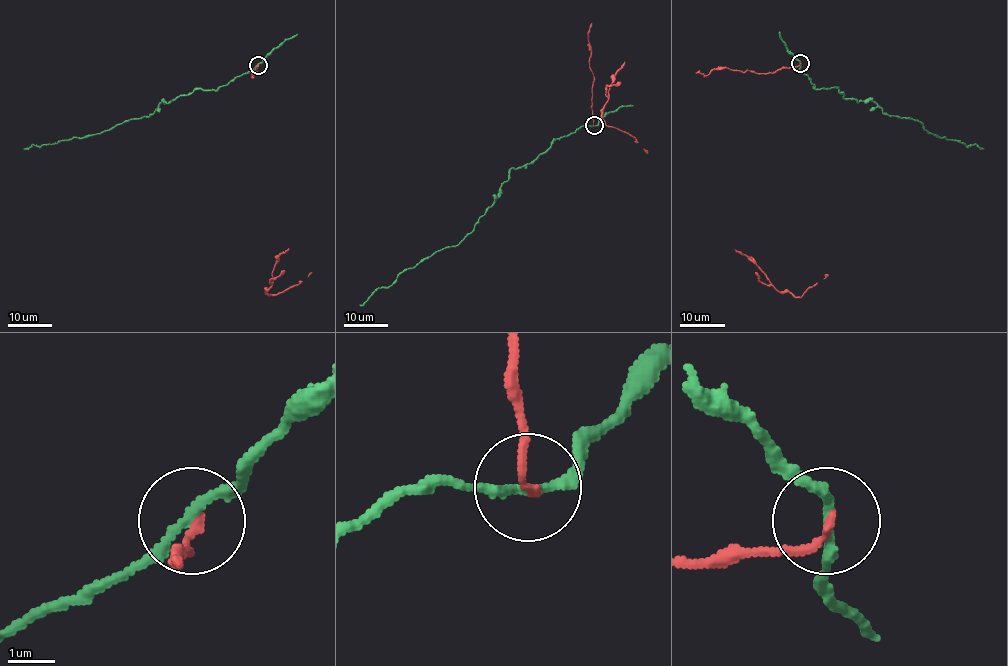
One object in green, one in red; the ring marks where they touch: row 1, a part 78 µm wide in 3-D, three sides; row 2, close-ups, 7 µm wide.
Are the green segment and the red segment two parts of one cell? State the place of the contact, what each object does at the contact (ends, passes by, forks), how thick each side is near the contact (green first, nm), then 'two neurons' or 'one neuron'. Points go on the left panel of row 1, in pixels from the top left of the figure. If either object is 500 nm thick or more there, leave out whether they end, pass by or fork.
(258, 65) | green passes by | red ends | 170/170 nm | two neurons

